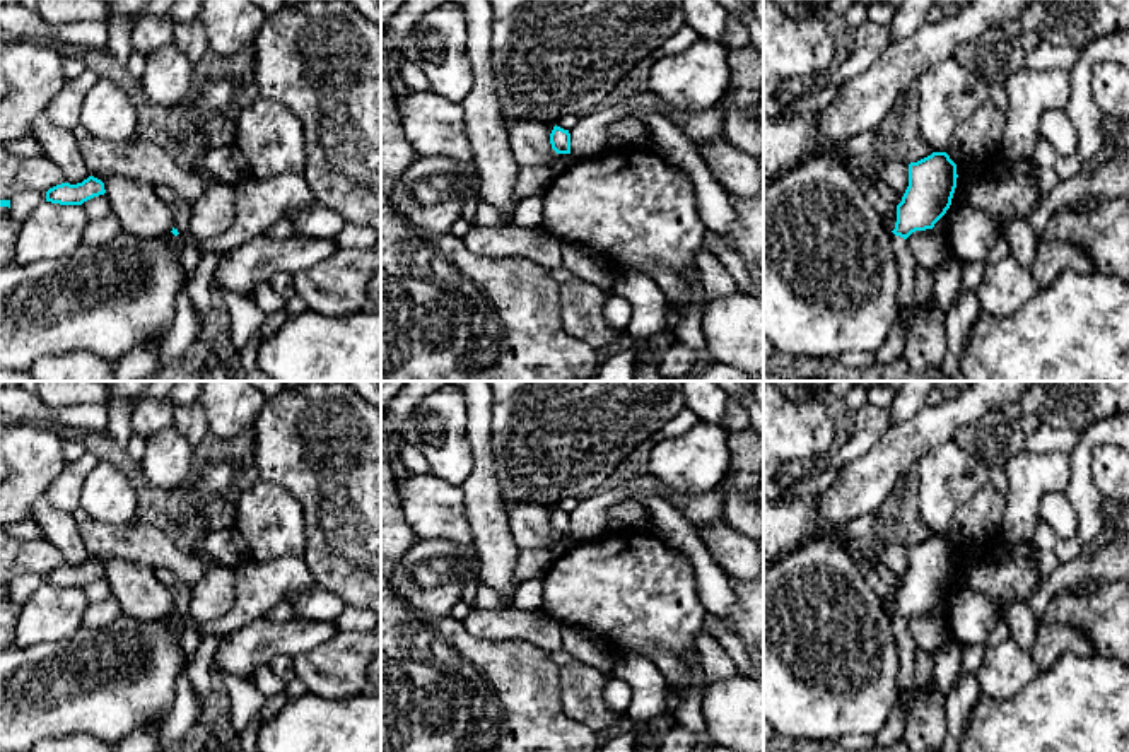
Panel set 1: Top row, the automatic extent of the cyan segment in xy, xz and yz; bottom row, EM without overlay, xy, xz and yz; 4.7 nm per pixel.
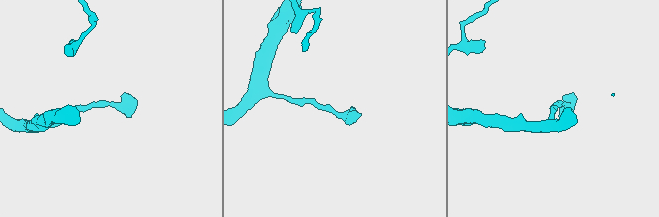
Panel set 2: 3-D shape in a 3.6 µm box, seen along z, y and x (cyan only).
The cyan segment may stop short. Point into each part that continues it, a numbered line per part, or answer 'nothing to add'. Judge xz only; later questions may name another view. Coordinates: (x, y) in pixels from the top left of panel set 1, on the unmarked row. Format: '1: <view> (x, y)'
nothing to add

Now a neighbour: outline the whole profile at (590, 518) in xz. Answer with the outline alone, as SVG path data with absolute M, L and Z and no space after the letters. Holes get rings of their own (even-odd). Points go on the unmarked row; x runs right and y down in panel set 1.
M644 473L625 480L615 489L598 491L579 501L570 516L570 537L576 542L593 540L611 528L608 509L629 501L637 492L649 492L673 504L690 523L704 523L724 518L722 491L719 487L705 494L678 494L656 477Z

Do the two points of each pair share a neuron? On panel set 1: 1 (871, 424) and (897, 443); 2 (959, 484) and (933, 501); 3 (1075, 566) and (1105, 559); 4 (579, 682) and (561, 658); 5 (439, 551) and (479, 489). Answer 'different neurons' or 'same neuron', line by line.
1: different neurons
2: same neuron
3: same neuron
4: different neurons
5: different neurons

